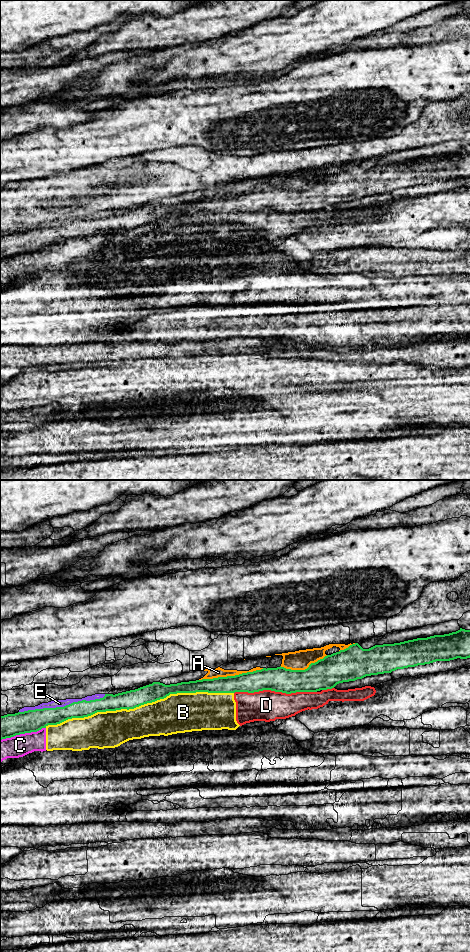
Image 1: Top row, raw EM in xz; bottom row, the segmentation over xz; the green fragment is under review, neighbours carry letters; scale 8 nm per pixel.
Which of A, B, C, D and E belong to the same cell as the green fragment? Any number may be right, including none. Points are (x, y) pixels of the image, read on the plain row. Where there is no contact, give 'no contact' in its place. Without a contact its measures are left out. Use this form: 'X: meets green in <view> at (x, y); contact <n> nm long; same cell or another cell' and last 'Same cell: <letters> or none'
A: meets green in xz at (231, 196); contact 550 nm long; another cell
B: meets green in xz at (139, 225); contact 1550 nm long; another cell
C: meets green in xz at (22, 253); contact 380 nm long; another cell
D: meets green in xz at (275, 211); contact 650 nm long; another cell
E: meets green in xz at (62, 227); contact 700 nm long; another cell
Same cell: none

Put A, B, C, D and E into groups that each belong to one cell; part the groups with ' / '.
A B C D E

